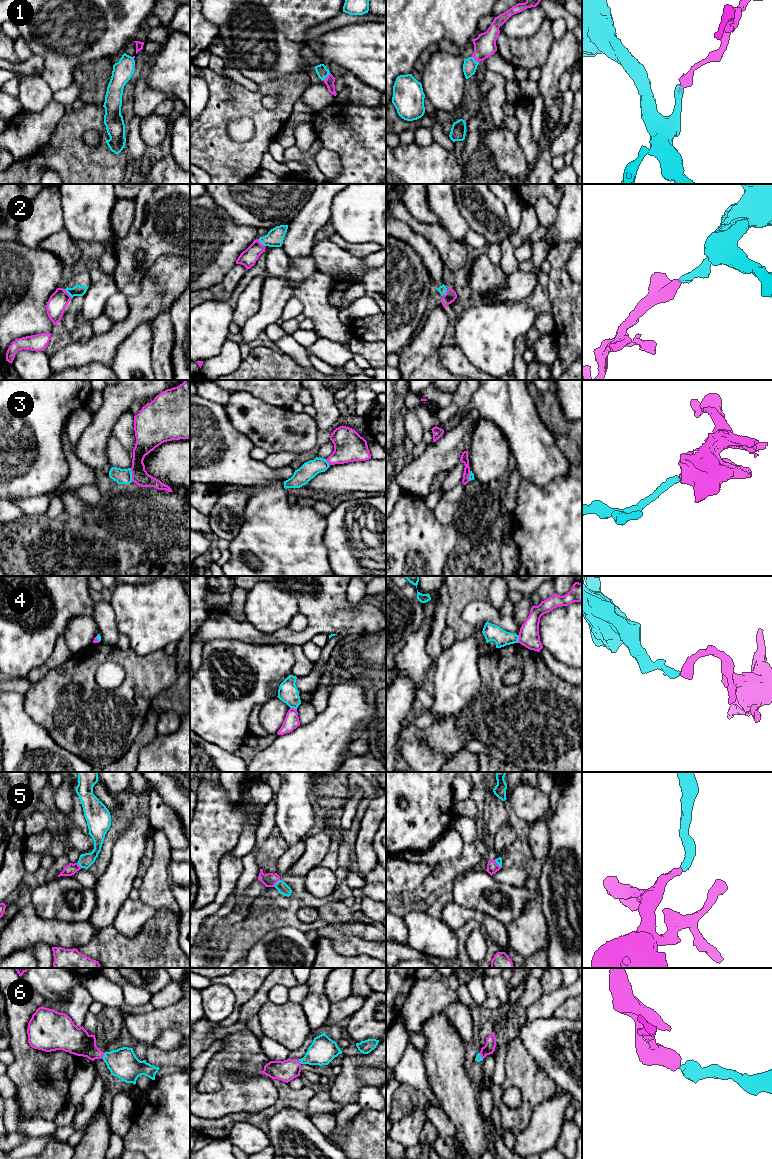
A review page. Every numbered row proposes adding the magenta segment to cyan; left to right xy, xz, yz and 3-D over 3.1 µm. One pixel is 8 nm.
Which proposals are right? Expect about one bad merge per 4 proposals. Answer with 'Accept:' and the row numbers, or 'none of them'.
Accept: 1, 2, 5, 6

